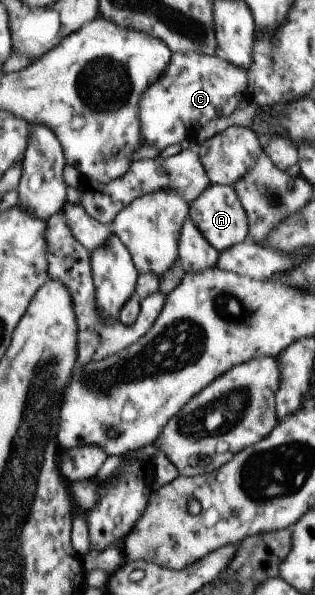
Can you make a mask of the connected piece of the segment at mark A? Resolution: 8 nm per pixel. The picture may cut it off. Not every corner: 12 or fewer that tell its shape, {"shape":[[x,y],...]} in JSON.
{"shape":[[208,184],[187,215],[221,252],[243,241],[247,217],[232,186]]}

